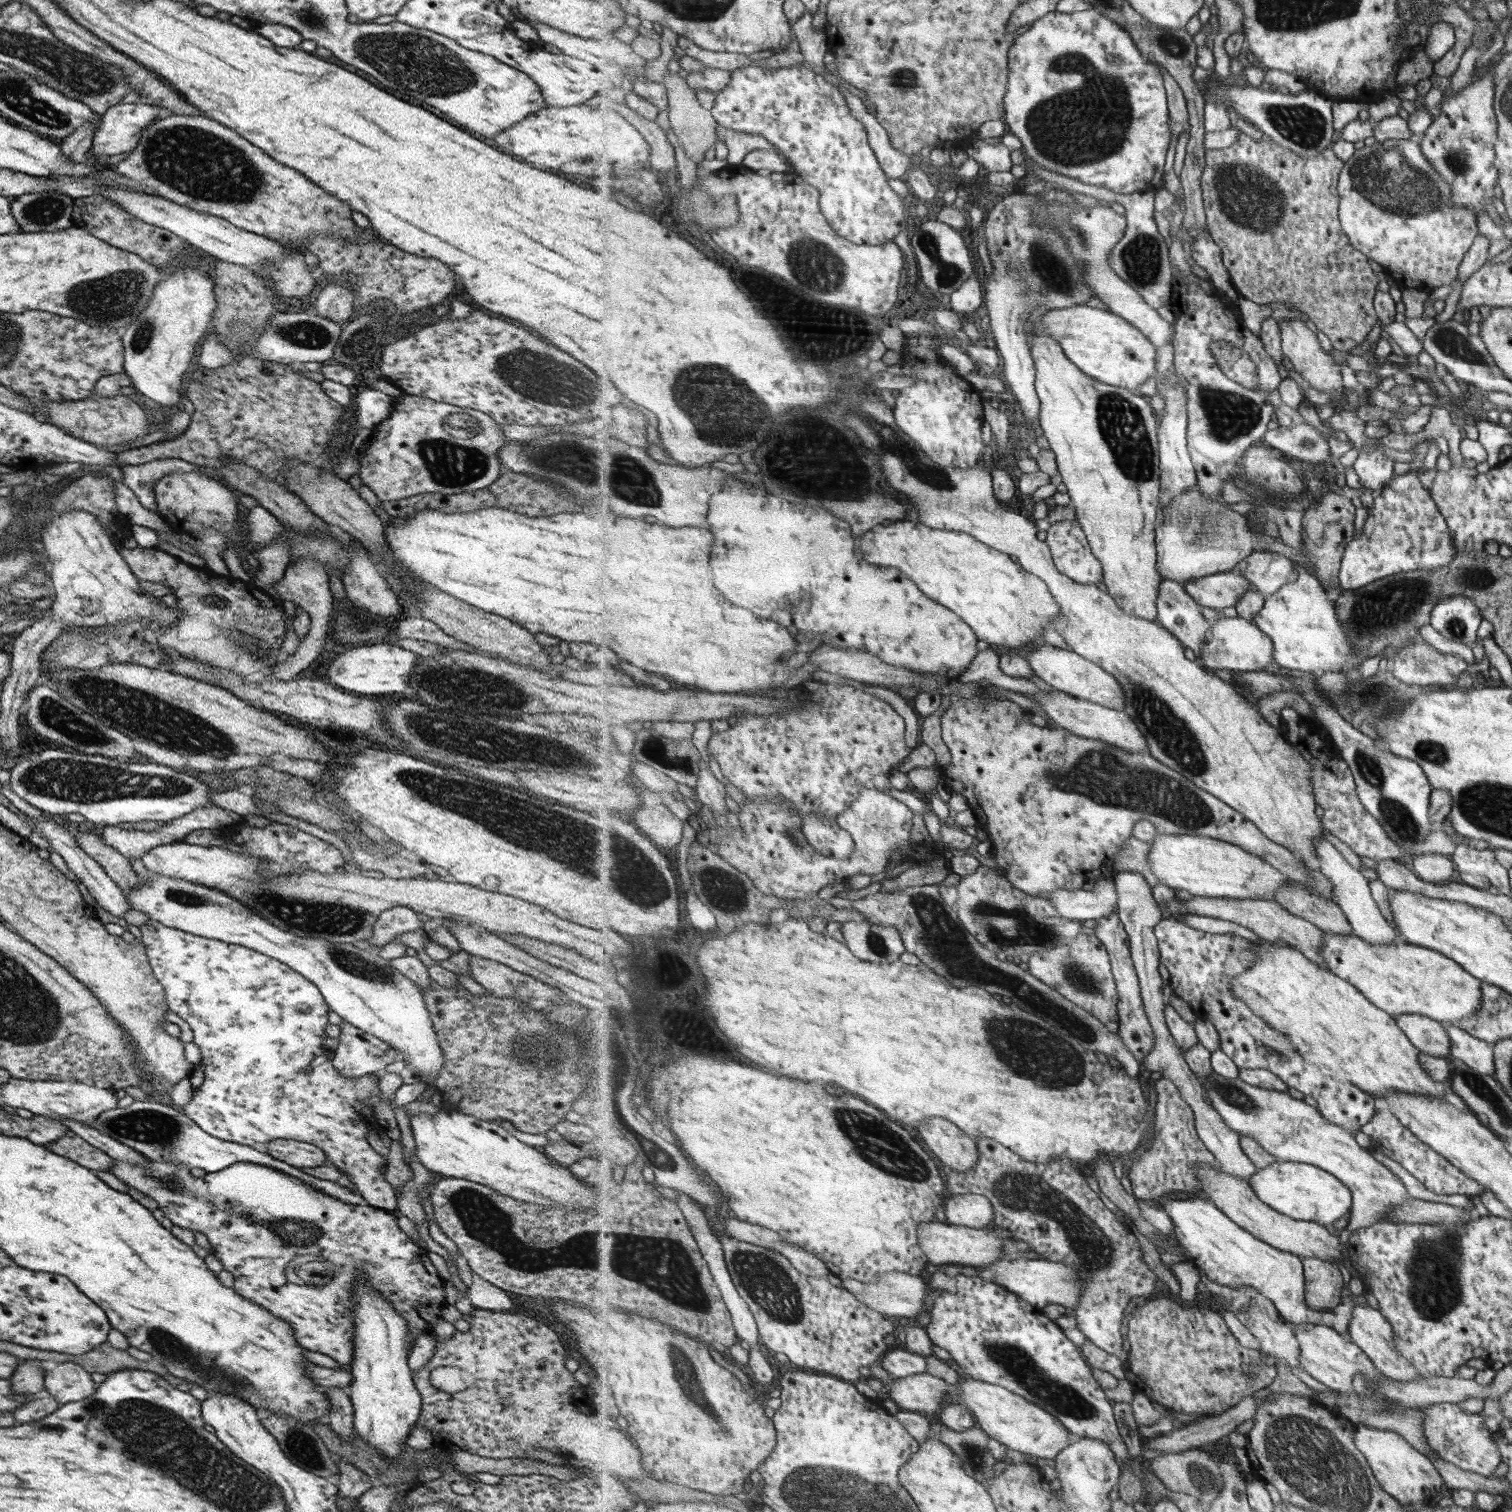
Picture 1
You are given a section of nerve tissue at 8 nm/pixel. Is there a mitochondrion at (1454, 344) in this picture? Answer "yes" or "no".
yes

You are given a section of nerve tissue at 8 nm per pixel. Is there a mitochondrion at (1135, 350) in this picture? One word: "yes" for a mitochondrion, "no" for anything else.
no

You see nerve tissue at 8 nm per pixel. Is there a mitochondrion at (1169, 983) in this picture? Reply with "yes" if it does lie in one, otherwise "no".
no

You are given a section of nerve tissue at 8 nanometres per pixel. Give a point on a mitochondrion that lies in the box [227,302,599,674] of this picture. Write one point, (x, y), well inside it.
(449, 464)

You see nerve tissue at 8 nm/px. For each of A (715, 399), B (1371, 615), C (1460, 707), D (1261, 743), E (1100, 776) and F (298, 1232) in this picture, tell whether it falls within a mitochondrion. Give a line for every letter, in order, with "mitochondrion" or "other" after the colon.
A: mitochondrion
B: mitochondrion
C: other
D: other
E: mitochondrion
F: mitochondrion

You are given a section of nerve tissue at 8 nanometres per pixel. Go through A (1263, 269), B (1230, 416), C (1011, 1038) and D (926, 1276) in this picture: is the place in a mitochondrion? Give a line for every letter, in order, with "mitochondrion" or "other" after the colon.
A: other
B: mitochondrion
C: mitochondrion
D: other

